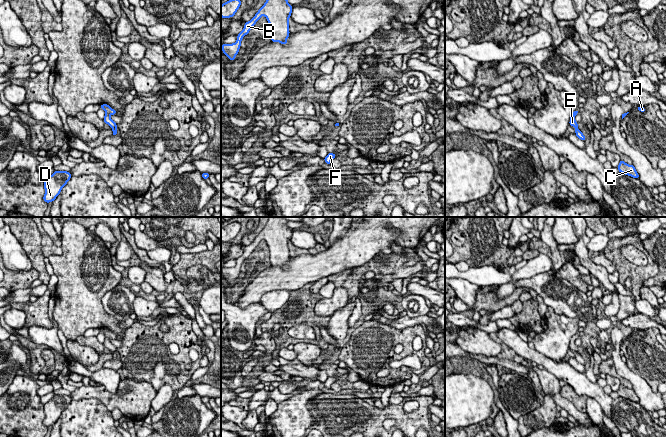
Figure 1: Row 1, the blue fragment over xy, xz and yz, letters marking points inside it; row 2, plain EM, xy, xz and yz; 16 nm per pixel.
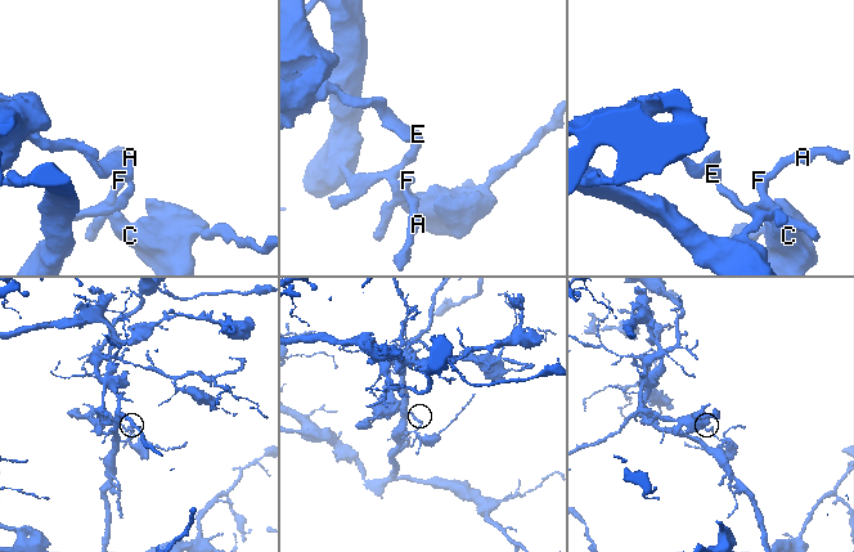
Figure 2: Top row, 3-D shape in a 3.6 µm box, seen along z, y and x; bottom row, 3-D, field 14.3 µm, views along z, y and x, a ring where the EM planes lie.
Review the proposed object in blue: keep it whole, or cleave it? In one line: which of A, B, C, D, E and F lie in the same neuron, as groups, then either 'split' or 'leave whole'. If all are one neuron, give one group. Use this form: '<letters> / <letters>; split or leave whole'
A B C D F / E; split

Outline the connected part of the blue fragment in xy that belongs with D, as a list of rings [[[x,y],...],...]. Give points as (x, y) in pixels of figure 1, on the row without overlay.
[[[54,395],[54,397],[44,405],[45,418],[43,424],[47,428],[53,426],[71,401],[70,396]]]

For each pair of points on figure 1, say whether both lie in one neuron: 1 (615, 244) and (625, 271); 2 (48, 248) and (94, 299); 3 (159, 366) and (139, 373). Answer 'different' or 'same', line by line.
1: same
2: different
3: same

